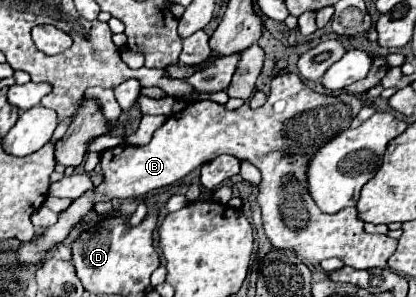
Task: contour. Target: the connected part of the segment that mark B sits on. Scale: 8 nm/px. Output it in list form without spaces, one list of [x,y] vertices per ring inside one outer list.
[[[296,73],[276,75],[272,79],[272,93],[268,95],[266,103],[258,109],[250,109],[248,103],[244,103],[236,111],[226,111],[222,105],[212,103],[212,101],[201,100],[188,103],[180,113],[174,113],[172,117],[166,119],[166,123],[162,127],[156,129],[156,133],[148,145],[144,145],[144,147],[120,145],[120,147],[104,151],[100,155],[100,167],[104,173],[104,181],[94,191],[76,199],[66,211],[62,211],[58,223],[48,227],[40,239],[24,245],[16,253],[16,257],[22,265],[36,265],[48,255],[48,251],[52,247],[56,247],[58,243],[62,243],[66,239],[70,229],[76,223],[80,223],[84,219],[84,215],[88,215],[94,209],[94,201],[98,201],[98,199],[128,199],[128,197],[146,195],[148,191],[158,189],[158,187],[166,187],[166,185],[182,179],[184,175],[188,175],[198,165],[204,165],[206,161],[212,161],[218,155],[226,153],[226,155],[232,155],[240,161],[248,161],[260,169],[262,179],[258,186],[260,195],[258,195],[257,200],[260,203],[260,209],[262,209],[264,231],[266,231],[268,239],[272,241],[274,249],[290,249],[300,259],[306,259],[310,263],[320,263],[328,257],[338,257],[344,261],[344,265],[354,267],[354,269],[386,267],[386,259],[392,255],[396,239],[390,239],[386,235],[366,233],[364,223],[358,219],[356,211],[350,207],[342,209],[340,213],[334,213],[334,215],[322,213],[316,207],[316,203],[310,199],[310,195],[306,195],[306,155],[310,155],[310,151],[314,151],[314,147],[320,147],[322,143],[326,143],[326,139],[332,139],[334,135],[338,135],[338,131],[348,129],[350,121],[358,115],[360,109],[362,109],[362,99],[358,95],[340,93],[334,97],[334,95],[314,93],[312,89],[308,89],[302,83],[302,79]]]

